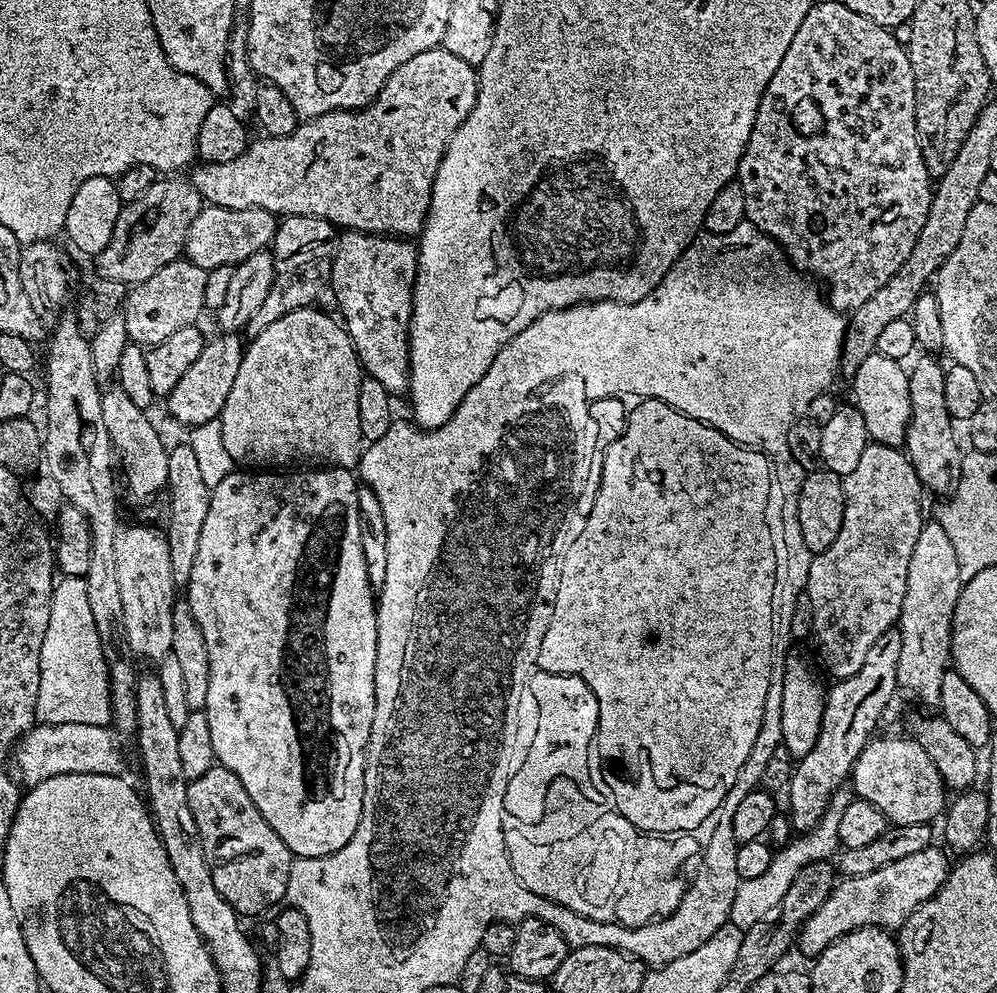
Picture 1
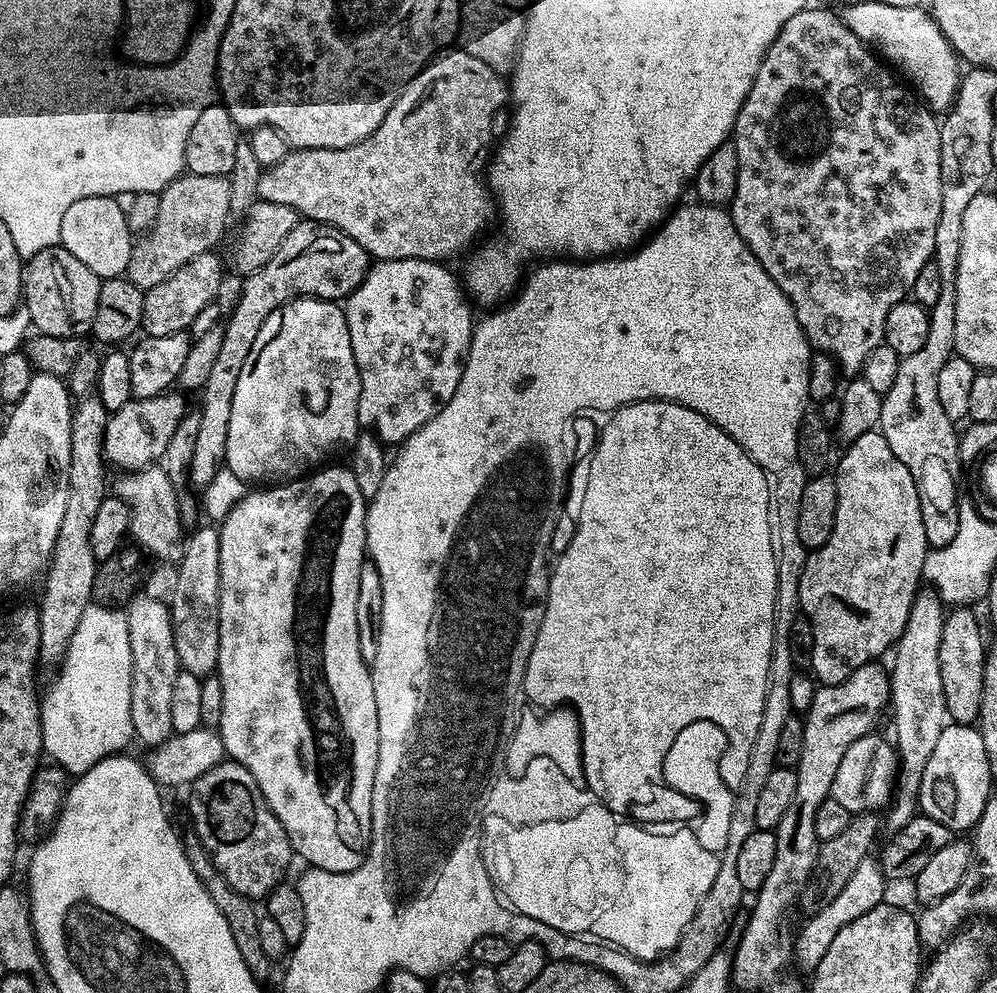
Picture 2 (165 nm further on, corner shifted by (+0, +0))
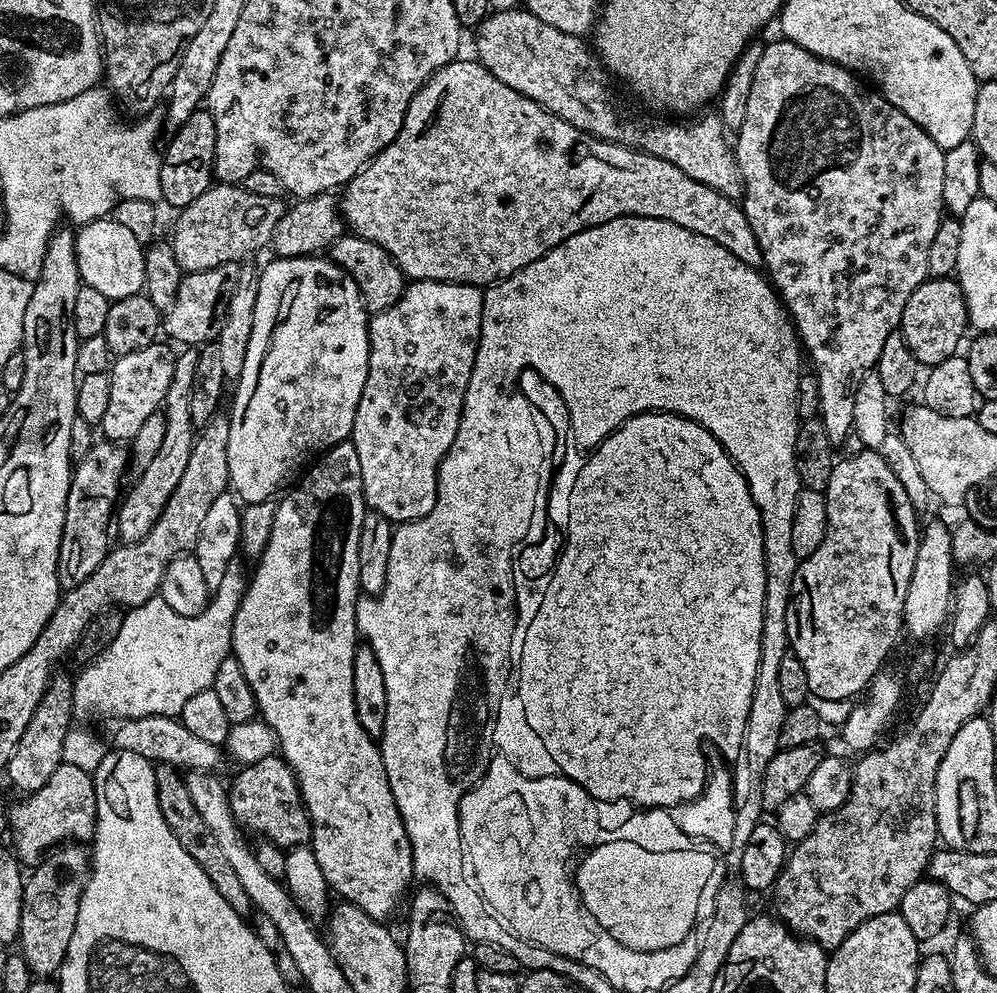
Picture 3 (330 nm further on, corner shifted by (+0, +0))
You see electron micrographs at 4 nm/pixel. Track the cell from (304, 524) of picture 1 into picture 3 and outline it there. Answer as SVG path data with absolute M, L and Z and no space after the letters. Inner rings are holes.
M351 439L334 444L323 453L324 456L312 469L295 481L296 488L289 487L279 497L275 505L273 522L270 526L268 541L255 561L256 569L252 572L252 581L244 592L244 597L236 604L236 613L232 616L232 651L238 666L242 666L242 674L246 674L246 682L250 682L250 690L254 690L256 711L259 719L266 721L276 736L279 755L292 768L296 781L300 784L300 796L304 800L304 809L312 820L312 838L310 846L314 850L314 858L318 858L318 866L322 866L322 874L326 878L329 889L336 892L349 904L358 905L368 916L381 922L396 908L400 899L405 899L409 891L408 879L413 879L412 847L402 826L402 818L398 814L398 806L394 802L394 794L390 790L390 782L386 778L384 763L380 757L377 741L362 730L358 722L358 714L354 706L354 658L358 647L358 631L356 629L356 600L361 591L359 584L359 530L366 513L364 487L362 486L362 466L358 466L358 450L354 450Z

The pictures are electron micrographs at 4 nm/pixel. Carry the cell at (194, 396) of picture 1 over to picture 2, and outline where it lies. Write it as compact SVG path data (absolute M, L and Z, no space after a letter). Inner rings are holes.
M169 390L163 396L154 398L128 400L126 406L109 415L104 431L105 461L124 472L137 472L139 468L155 465L163 457L166 442L174 438L174 430L178 430L185 415L184 400L176 390Z

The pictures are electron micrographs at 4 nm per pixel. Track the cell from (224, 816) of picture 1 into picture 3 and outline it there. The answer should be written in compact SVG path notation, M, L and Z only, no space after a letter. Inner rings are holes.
M267 756L262 758L262 762L243 765L239 771L232 784L230 780L227 789L230 810L241 829L245 833L253 832L256 838L269 840L285 850L308 844L312 838L312 820L304 809L296 775L283 756Z

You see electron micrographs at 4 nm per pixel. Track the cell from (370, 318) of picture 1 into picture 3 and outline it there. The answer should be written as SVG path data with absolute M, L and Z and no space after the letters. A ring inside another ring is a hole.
M414 280L405 287L404 293L386 310L375 313L368 321L368 373L362 390L362 398L356 407L352 423L351 441L354 450L358 450L358 466L362 466L362 486L364 502L371 511L382 514L391 522L420 520L432 513L436 505L436 475L441 468L442 458L450 450L458 434L460 415L464 409L466 386L474 370L476 351L480 345L480 327L482 326L482 306L484 292L474 284L455 284L453 280Z

